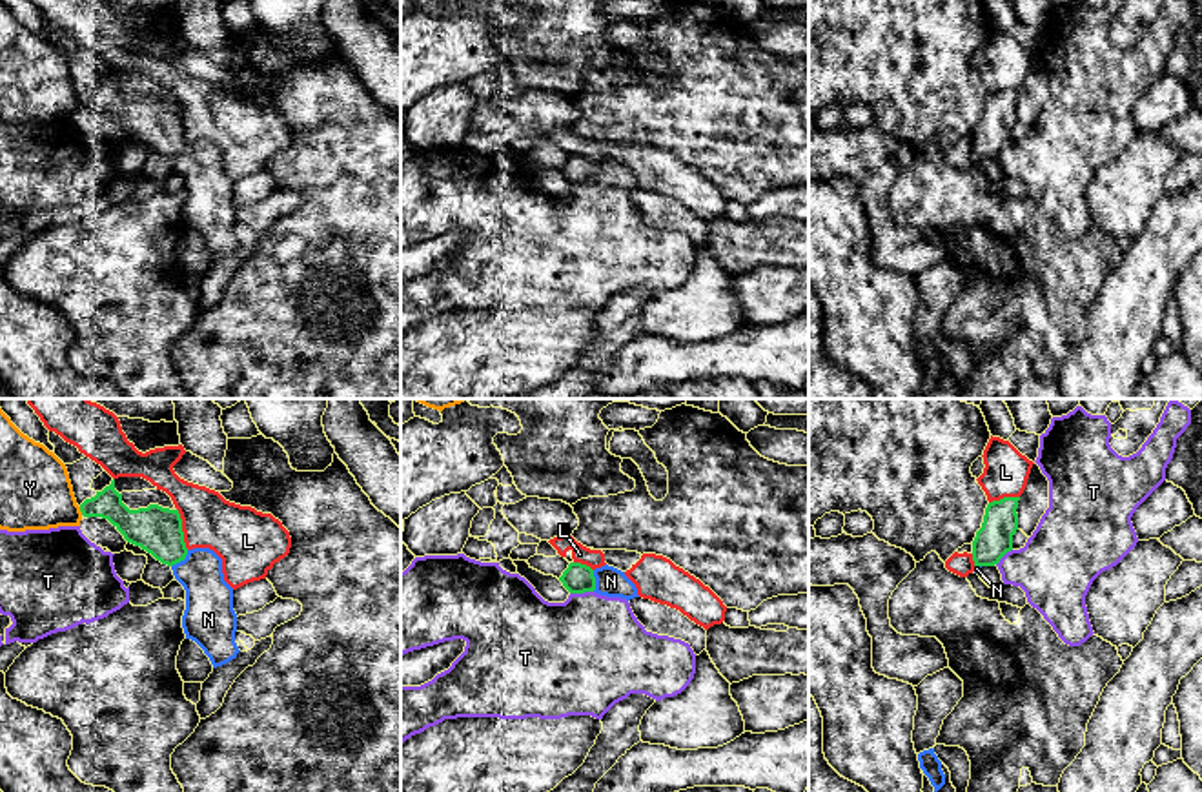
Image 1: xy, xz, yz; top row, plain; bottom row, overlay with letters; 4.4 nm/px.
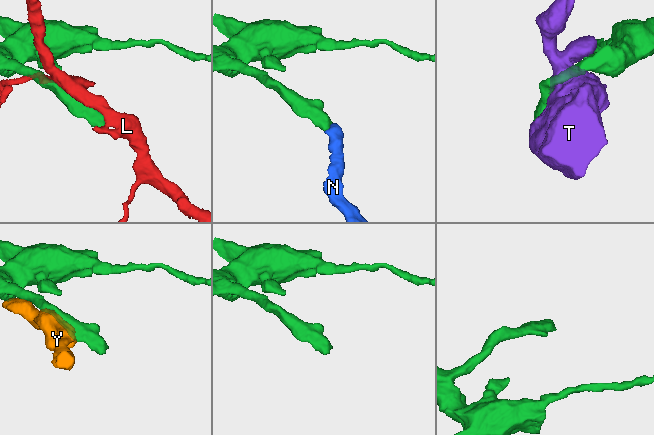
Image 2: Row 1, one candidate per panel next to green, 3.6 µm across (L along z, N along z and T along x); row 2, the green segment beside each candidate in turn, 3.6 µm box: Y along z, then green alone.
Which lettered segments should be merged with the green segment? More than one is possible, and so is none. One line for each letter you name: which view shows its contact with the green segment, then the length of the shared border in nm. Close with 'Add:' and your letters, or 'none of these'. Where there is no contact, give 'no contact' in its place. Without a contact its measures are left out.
N: xy | 110 nm
Add: N

